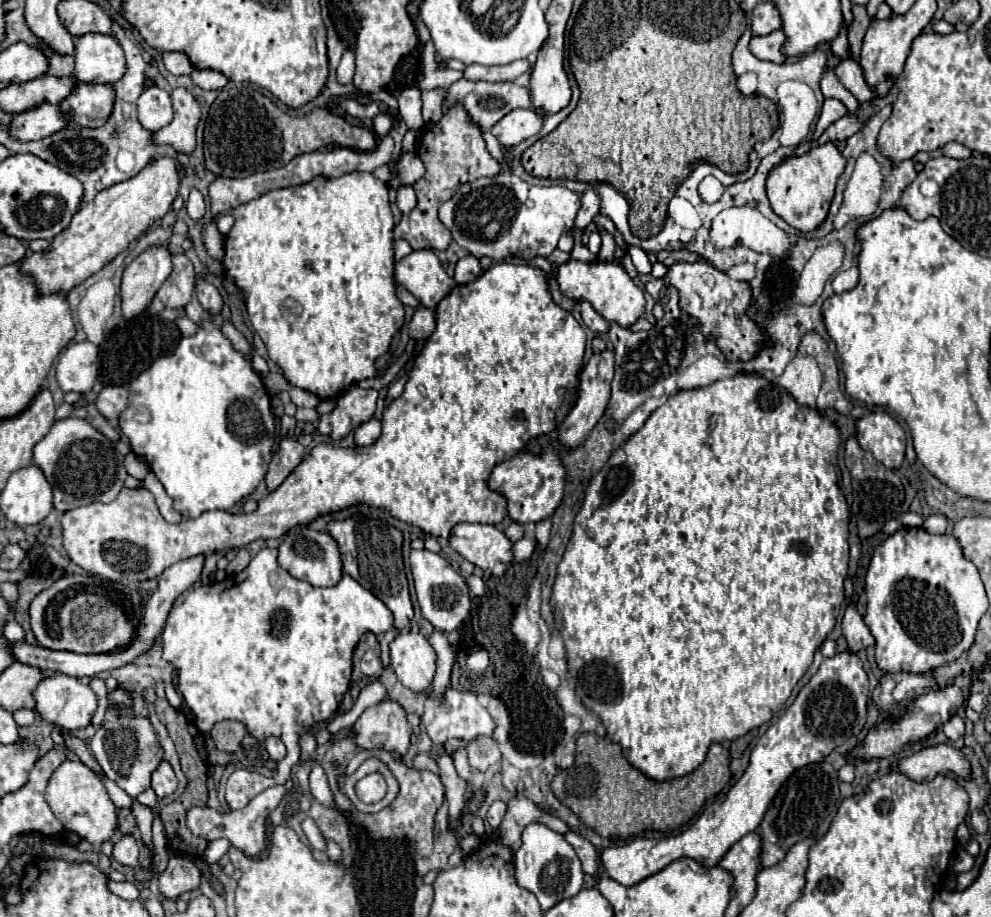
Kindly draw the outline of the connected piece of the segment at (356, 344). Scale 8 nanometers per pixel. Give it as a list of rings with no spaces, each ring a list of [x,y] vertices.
[[[350,172],[340,178],[316,176],[310,182],[304,182],[298,186],[270,190],[270,192],[262,194],[260,198],[254,198],[250,202],[234,208],[232,214],[234,214],[236,222],[224,240],[226,276],[230,280],[234,280],[234,284],[242,290],[242,296],[244,296],[244,302],[246,302],[246,308],[250,314],[250,322],[252,322],[256,334],[266,344],[268,356],[276,364],[280,364],[280,368],[282,368],[284,376],[290,380],[290,384],[316,394],[320,400],[328,400],[328,398],[336,398],[342,392],[346,392],[354,382],[376,376],[374,360],[390,348],[394,334],[398,332],[398,328],[404,322],[404,304],[396,296],[396,282],[394,282],[394,238],[392,238],[394,220],[392,220],[392,212],[390,212],[386,182],[378,180],[374,174],[368,174],[368,172]]]

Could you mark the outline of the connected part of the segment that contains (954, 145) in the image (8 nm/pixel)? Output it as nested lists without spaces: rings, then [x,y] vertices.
[[[948,142],[944,148],[942,148],[942,154],[944,156],[952,156],[952,158],[968,158],[972,154],[972,150],[968,150],[966,146],[958,144],[958,142]]]

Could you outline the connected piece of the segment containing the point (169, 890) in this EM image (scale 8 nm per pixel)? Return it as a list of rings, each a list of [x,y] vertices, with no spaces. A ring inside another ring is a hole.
[[[171,855],[168,858],[168,866],[166,866],[166,870],[162,870],[160,874],[158,874],[158,890],[160,890],[160,894],[164,896],[164,898],[178,898],[182,892],[190,892],[190,890],[194,890],[194,888],[198,888],[200,886],[200,870],[196,868],[193,859],[189,856],[183,855]]]

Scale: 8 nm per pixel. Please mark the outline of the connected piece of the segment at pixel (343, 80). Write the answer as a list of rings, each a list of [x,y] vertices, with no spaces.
[[[346,50],[336,70],[336,80],[338,84],[352,84],[352,76],[354,76],[354,52]]]

